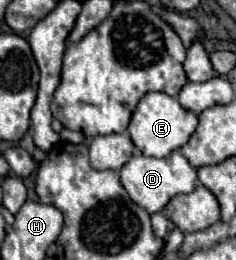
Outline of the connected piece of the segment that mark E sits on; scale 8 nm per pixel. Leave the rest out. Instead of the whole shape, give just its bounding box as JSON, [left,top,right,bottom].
[129,93,197,157]

